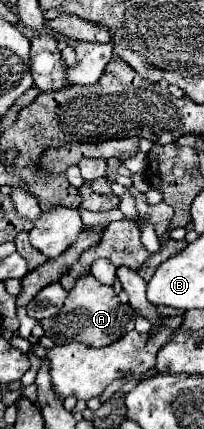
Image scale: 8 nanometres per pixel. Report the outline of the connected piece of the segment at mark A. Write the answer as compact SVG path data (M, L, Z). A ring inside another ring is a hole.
M93 274L81 276L75 280L73 290L69 292L63 308L59 310L57 316L41 320L41 326L45 330L45 336L49 336L53 342L63 344L63 342L85 342L93 348L109 346L127 332L133 330L135 326L135 312L129 304L121 304L119 296L115 294L113 286L101 284Z

